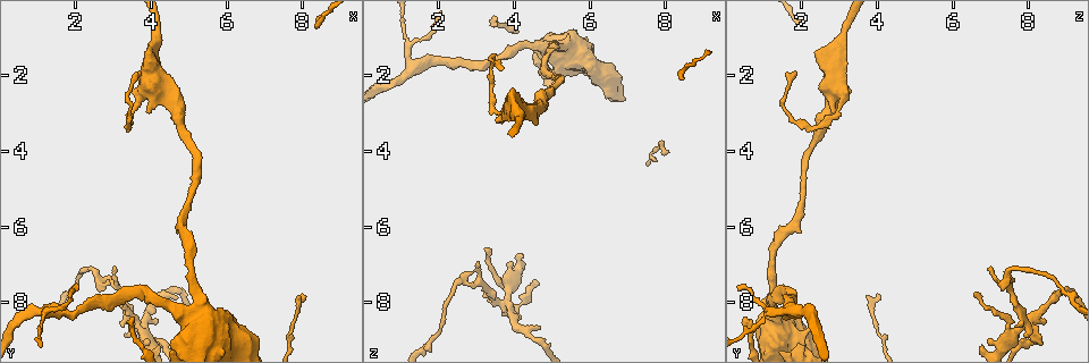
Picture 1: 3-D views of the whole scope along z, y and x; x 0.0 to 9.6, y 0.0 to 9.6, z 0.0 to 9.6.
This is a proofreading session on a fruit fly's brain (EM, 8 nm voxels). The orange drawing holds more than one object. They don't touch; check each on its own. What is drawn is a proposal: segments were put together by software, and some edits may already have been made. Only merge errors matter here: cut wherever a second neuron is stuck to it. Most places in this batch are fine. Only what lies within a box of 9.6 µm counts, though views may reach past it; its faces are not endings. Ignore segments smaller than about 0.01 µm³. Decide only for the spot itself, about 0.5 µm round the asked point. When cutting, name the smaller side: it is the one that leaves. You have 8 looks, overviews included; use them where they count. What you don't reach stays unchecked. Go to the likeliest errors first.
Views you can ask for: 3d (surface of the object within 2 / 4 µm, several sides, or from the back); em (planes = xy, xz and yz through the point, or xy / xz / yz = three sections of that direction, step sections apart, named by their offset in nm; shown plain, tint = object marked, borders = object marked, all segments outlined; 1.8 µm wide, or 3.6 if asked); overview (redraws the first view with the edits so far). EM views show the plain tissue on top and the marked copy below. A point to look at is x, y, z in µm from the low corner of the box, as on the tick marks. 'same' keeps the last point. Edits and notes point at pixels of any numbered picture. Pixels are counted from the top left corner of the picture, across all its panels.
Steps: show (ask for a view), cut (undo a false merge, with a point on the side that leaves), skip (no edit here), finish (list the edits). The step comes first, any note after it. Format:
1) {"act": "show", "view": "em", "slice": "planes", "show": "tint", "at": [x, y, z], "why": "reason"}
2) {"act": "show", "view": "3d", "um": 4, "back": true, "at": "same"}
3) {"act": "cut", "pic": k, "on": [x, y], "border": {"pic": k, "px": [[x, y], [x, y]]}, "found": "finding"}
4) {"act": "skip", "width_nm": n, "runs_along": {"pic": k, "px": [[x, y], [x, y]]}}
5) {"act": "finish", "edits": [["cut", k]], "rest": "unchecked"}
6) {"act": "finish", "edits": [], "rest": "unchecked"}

{"act": "show", "view": "em", "slice": "yz", "step": 8, "show": "tint", "at": [1.25, 8.25, 1.85], "why": "side arm on a straight run"}

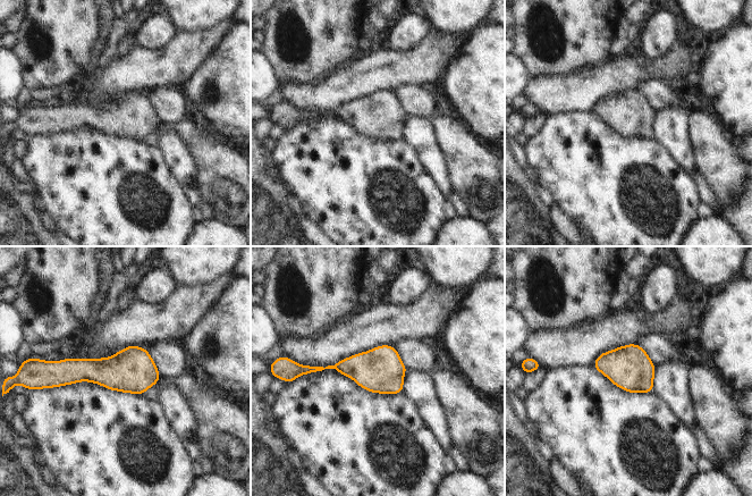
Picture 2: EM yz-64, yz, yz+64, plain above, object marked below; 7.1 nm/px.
{"act": "skip", "found": "all the same neuron"}

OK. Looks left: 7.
{"act": "show", "view": "3d", "um": 4, "at": [4.05, 1.25, 2.95], "why": "thick turns thin"}

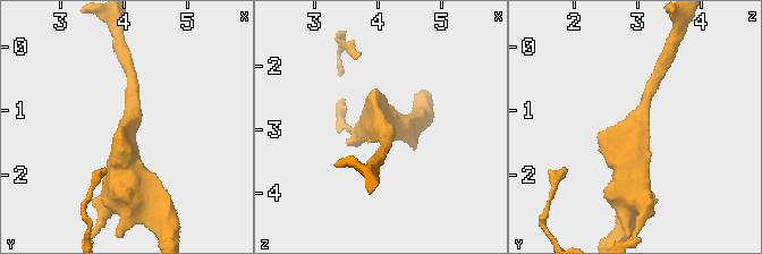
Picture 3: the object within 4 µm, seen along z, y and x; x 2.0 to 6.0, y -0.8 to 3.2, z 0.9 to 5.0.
{"act": "show", "view": "em", "um": 3.6, "slice": "planes", "show": "tint", "at": [4.10, 1.25, 3.00], "arms": 3, "arm_widths_nm": [190, 260, 550]}

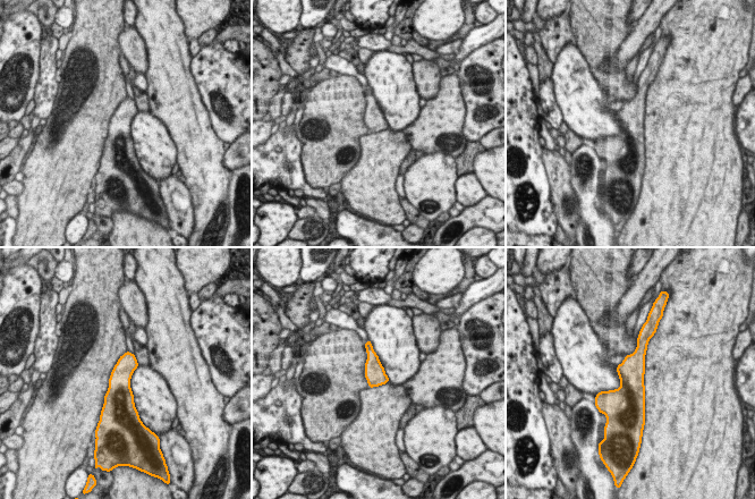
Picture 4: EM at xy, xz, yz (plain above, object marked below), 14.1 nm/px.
{"act": "skip", "width_nm": 280, "found": "continuous, no second neuron"}

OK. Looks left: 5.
{"act": "show", "view": "3d", "um": 4, "at": [2.55, 7.10, 7.55], "why": "sharp bend"}

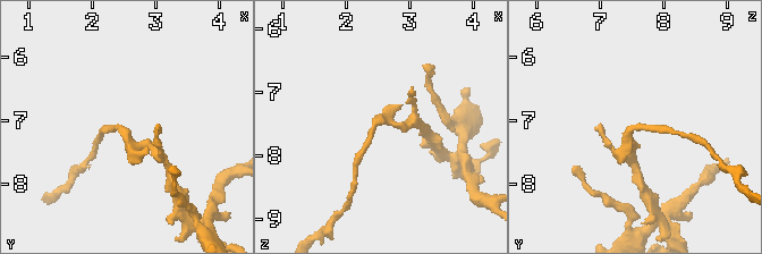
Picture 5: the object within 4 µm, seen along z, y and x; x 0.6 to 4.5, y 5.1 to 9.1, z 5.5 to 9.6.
{"act": "show", "view": "em", "slice": "planes", "show": "tint", "at": [2.45, 7.15, 7.50], "why": "shape alone is not enough"}

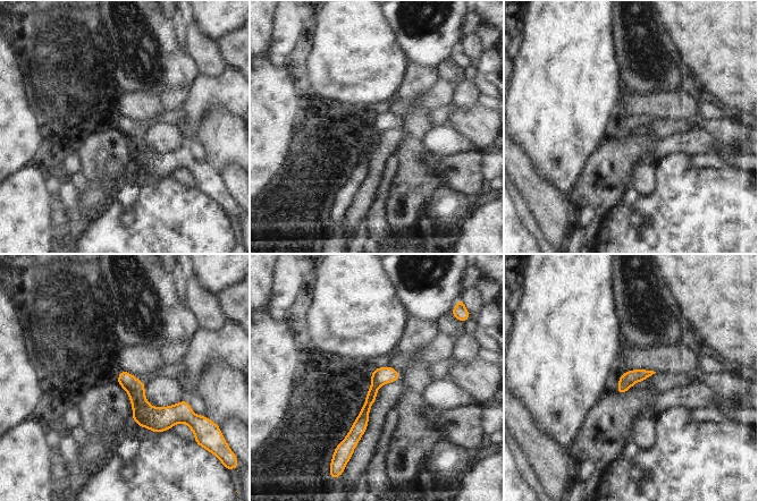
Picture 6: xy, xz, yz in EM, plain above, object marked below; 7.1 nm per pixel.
{"act": "skip", "width_nm": 110, "found": "all the same neuron"}

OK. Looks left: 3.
{"act": "show", "view": "em", "um": 3.6, "slice": "planes", "show": "borders", "at": [5.00, 8.55, 1.30], "why": "thick turns thin"}

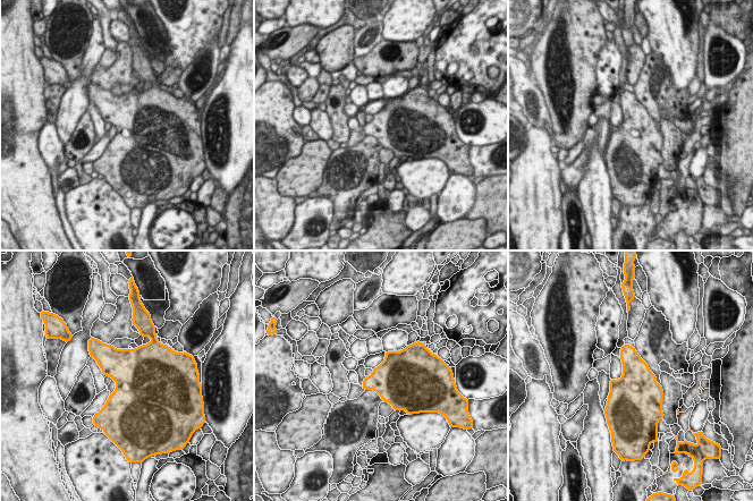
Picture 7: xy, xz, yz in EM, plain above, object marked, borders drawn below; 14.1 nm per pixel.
{"act": "skip", "found": "continuous, no second neuron"}

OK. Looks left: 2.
{"act": "finish", "edits": [], "rest": "unchecked"}

